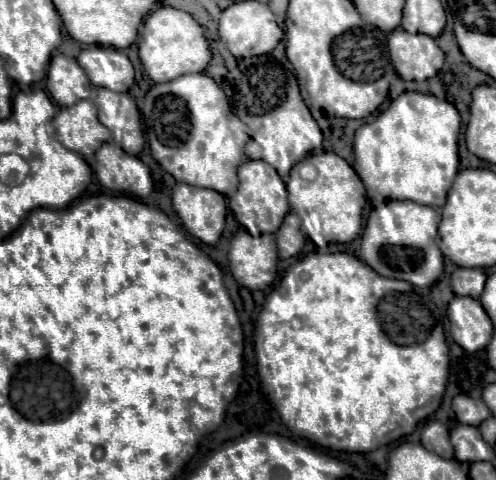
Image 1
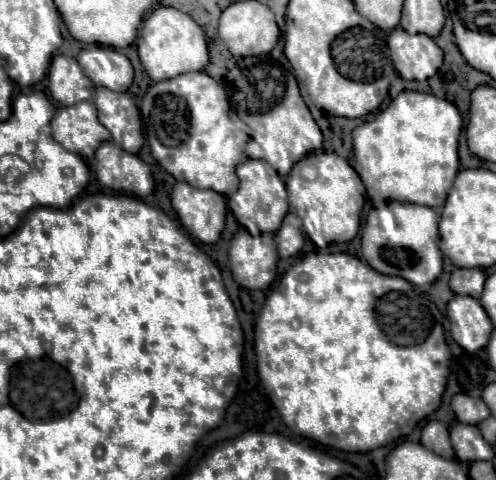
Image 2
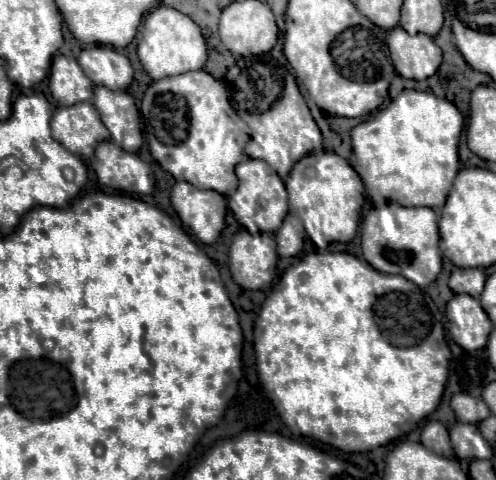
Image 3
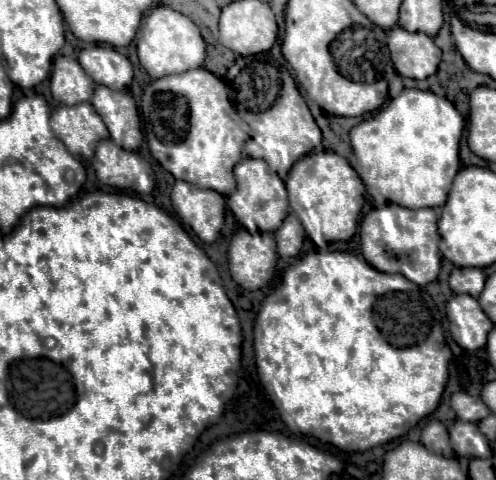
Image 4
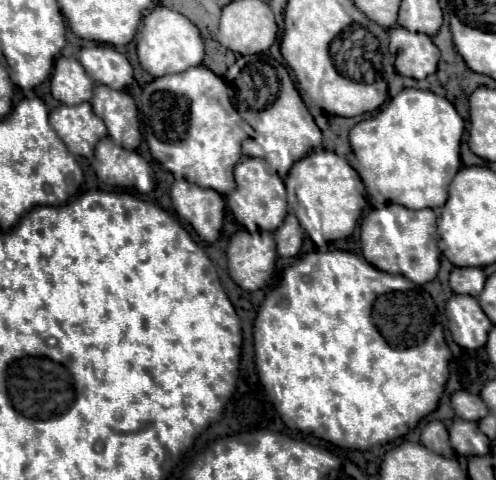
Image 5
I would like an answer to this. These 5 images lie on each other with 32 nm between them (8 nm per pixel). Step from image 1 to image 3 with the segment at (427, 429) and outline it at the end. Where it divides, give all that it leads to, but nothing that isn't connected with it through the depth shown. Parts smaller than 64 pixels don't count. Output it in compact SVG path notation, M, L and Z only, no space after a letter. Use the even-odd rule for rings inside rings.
M430 420L430 422L422 428L422 438L420 438L420 442L422 442L428 450L432 450L432 452L436 452L436 454L440 454L440 456L444 456L444 458L454 458L454 452L452 452L452 446L450 446L450 438L448 438L448 430L446 430L446 426L444 426L442 422L438 422L438 420Z

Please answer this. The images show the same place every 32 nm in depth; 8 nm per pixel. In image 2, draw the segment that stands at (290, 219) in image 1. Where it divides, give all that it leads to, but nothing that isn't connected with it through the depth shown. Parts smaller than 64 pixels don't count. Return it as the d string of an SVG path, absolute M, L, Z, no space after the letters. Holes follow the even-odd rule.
M290 212L284 218L280 230L276 232L276 244L278 244L280 258L290 258L302 250L302 246L304 246L302 220L294 212Z

